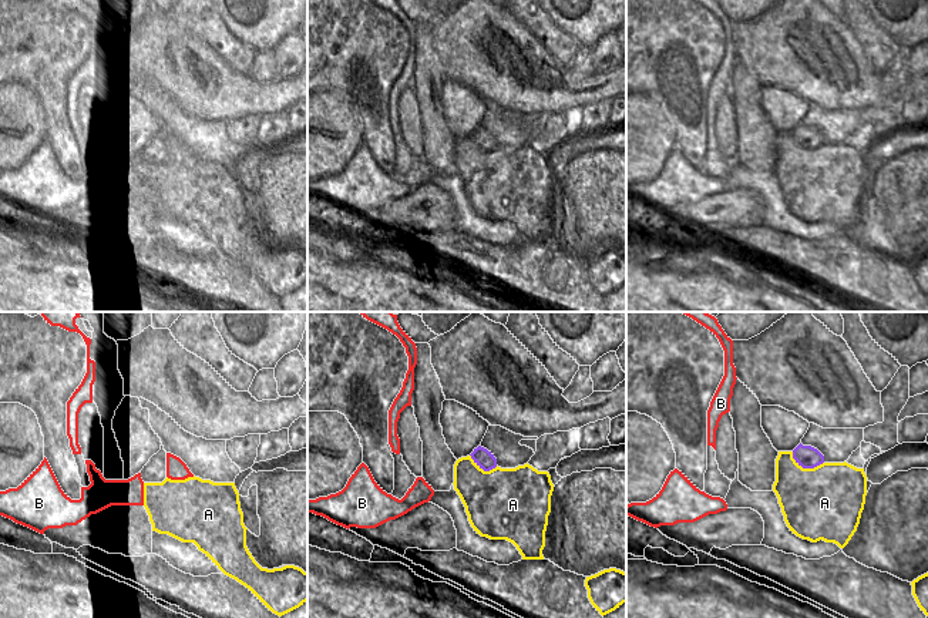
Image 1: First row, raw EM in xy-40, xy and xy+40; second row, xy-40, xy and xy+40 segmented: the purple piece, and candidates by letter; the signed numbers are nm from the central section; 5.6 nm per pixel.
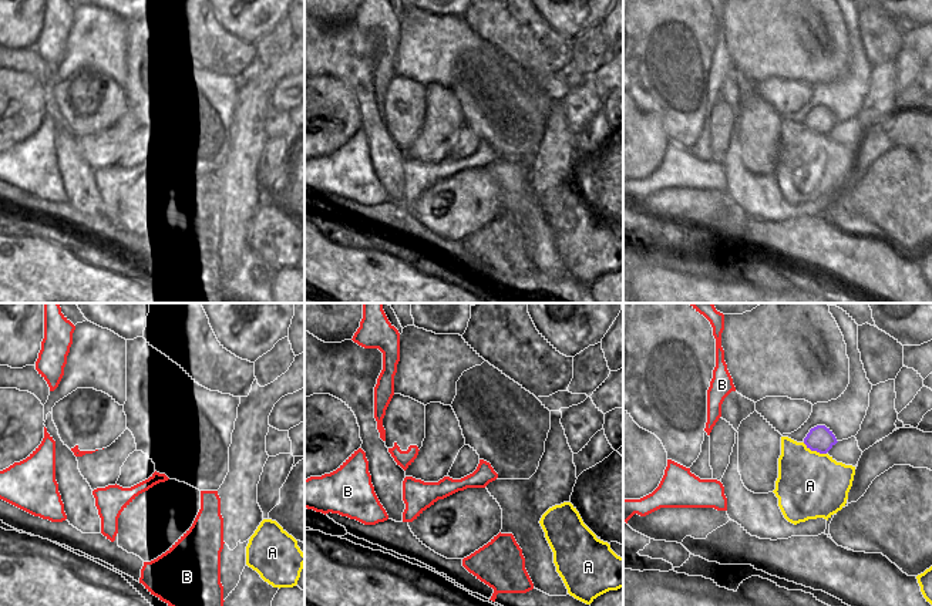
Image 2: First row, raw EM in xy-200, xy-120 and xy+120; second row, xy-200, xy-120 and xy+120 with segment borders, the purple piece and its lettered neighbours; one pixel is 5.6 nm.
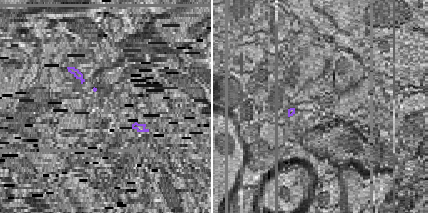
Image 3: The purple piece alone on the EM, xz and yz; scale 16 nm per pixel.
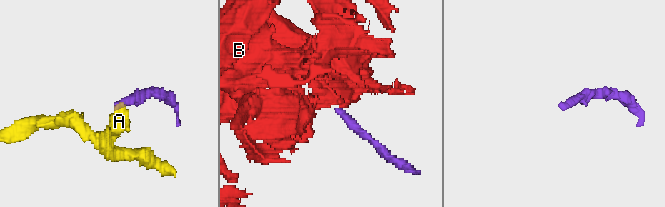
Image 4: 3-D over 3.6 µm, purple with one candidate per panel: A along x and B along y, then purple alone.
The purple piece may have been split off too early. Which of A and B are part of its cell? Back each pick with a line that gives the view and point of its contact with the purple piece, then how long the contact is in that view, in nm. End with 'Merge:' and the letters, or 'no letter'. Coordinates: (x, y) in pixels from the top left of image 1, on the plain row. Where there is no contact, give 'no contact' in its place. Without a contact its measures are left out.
Merge: no letter

